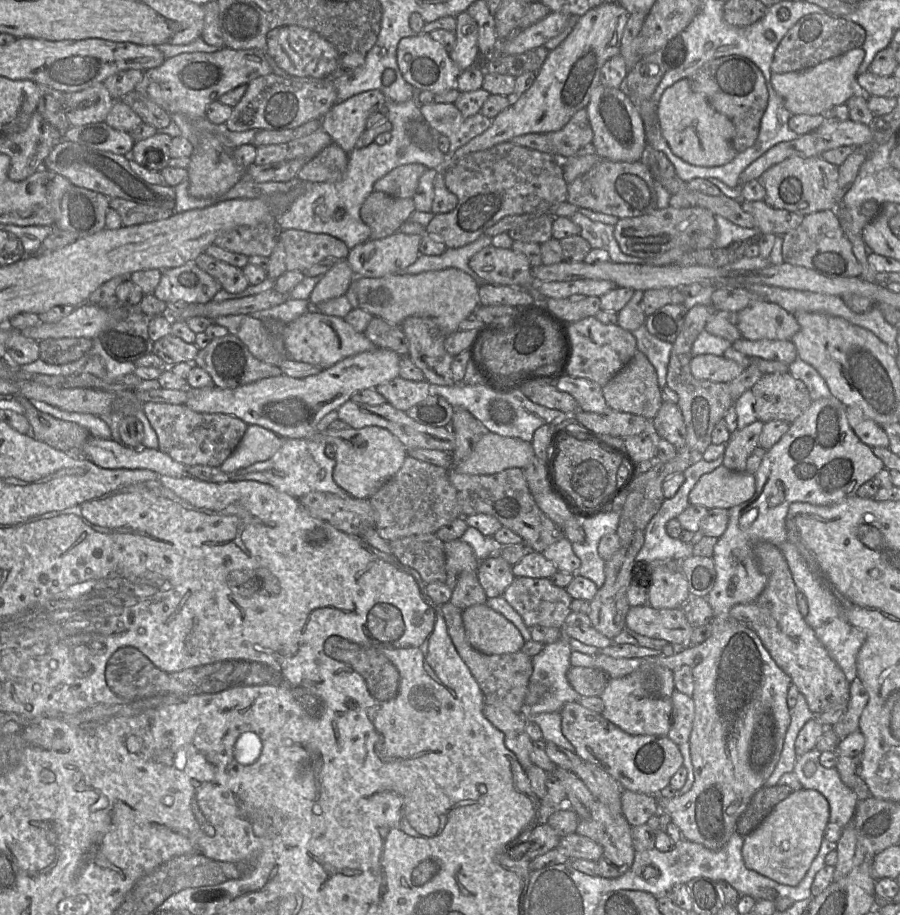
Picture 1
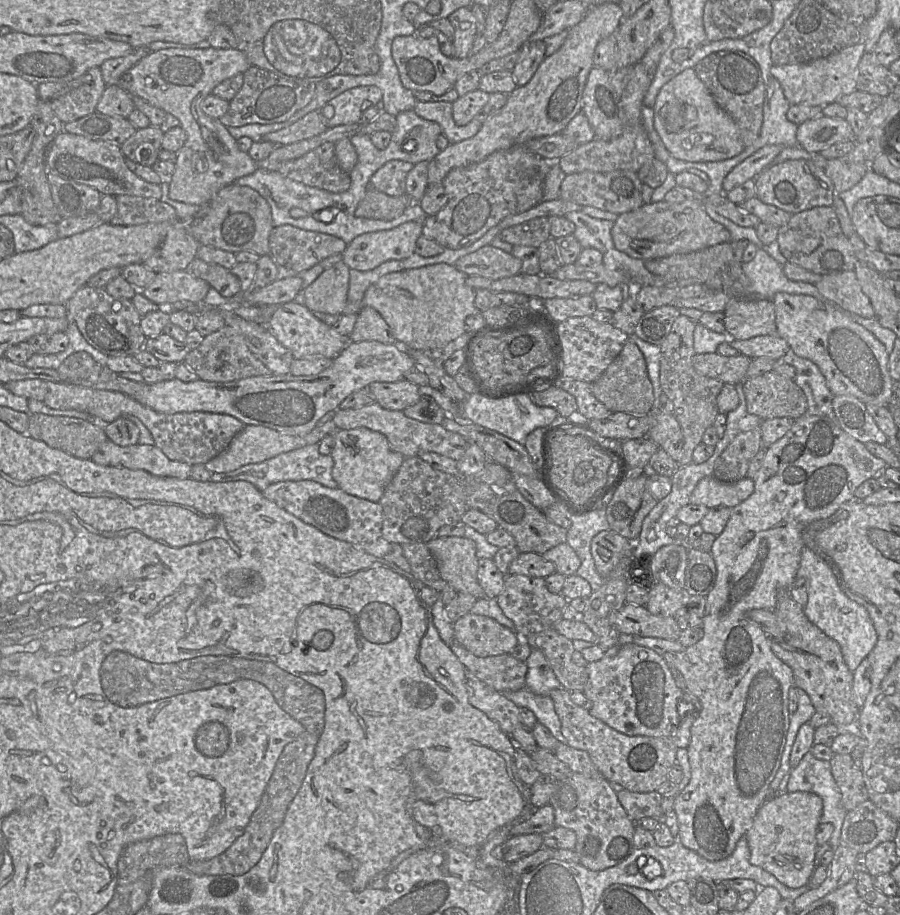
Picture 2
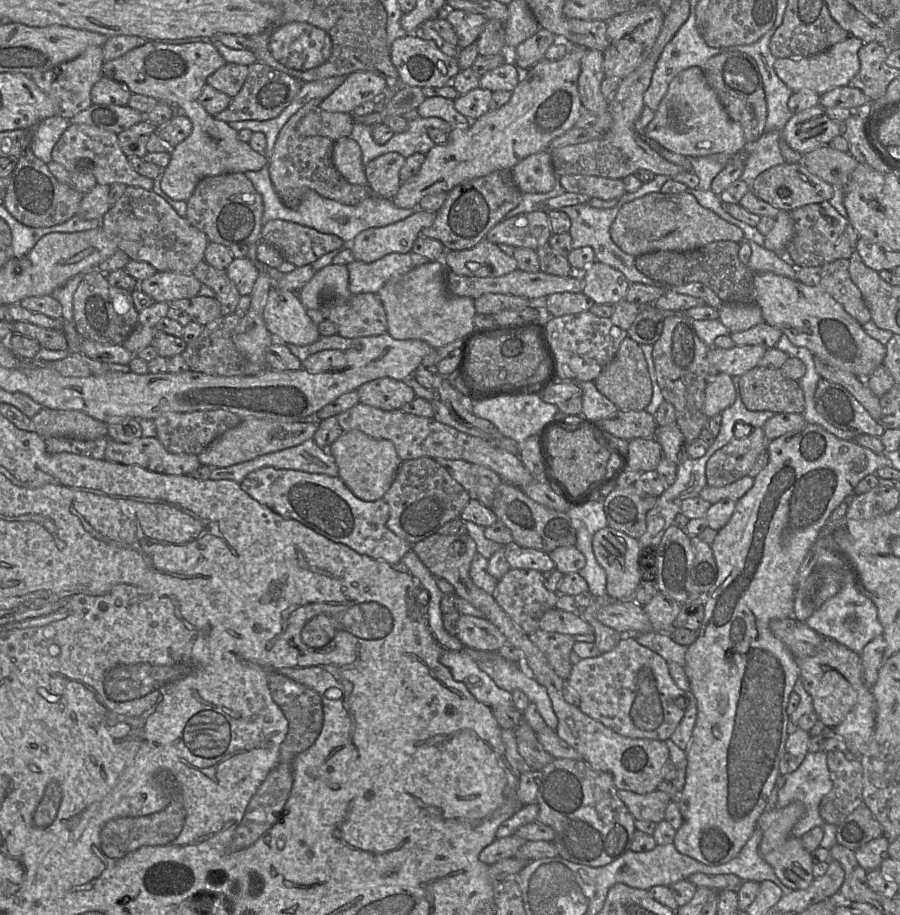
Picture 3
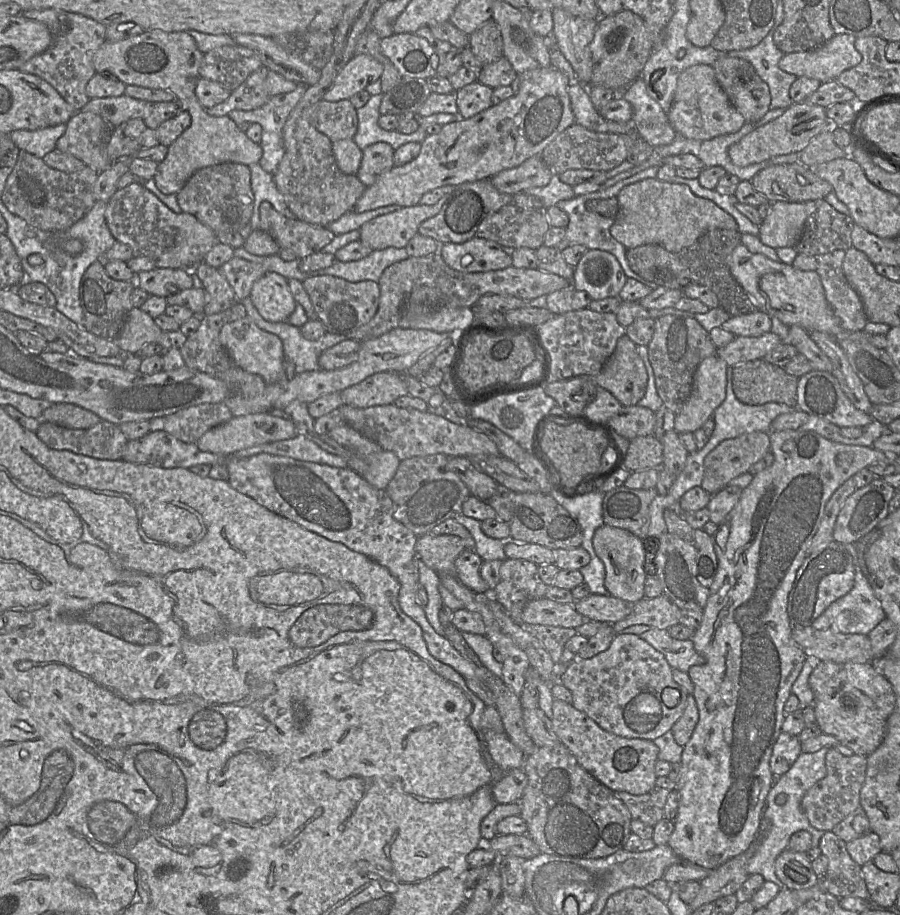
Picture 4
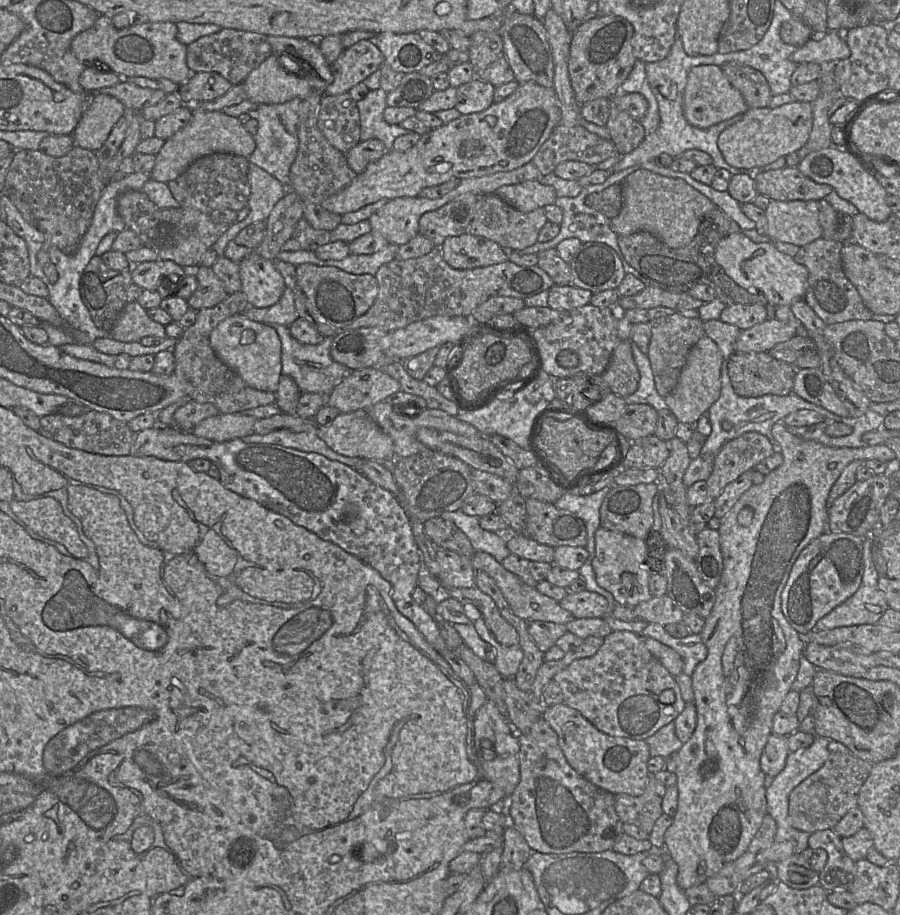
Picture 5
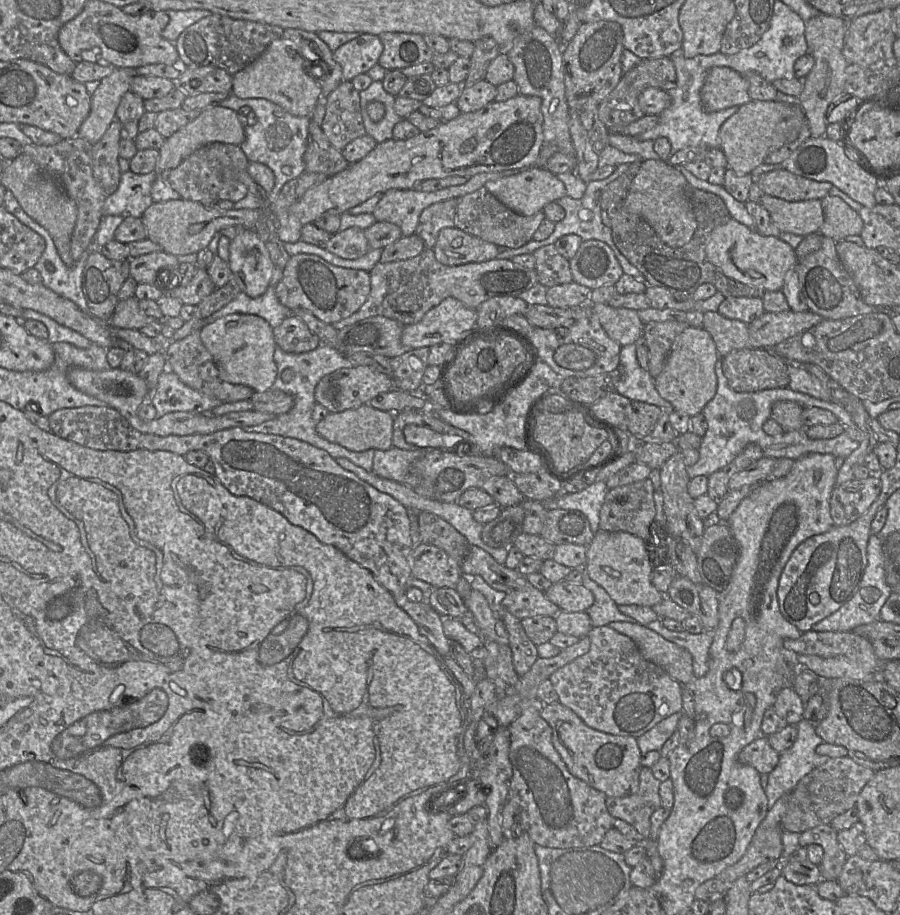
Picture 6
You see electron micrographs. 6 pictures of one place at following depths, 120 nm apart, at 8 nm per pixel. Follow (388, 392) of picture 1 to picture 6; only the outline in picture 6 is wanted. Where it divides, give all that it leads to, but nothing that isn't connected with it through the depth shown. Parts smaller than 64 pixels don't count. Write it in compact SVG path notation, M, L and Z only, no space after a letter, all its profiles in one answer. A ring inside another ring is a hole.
M358 365L351 368L341 368L324 376L315 388L315 401L330 413L339 413L349 409L357 409L369 404L370 400L380 393L394 388L392 378L368 366Z

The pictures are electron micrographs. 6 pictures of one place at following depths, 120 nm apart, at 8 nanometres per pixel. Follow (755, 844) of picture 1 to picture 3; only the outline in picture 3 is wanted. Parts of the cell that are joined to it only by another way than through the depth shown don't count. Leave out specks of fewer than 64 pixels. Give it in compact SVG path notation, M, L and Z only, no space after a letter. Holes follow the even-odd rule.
M800 801L770 811L764 810L757 820L757 826L762 831L759 853L762 858L773 868L774 874L780 882L793 890L803 890L809 887L814 880L812 875L811 854L803 847L800 838L793 837L793 826L804 816L805 806Z

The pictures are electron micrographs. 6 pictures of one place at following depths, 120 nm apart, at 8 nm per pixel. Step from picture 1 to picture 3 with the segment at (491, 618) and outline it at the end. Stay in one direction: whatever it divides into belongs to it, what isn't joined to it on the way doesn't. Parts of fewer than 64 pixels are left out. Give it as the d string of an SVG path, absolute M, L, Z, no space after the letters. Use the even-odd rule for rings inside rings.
M471 615L459 617L456 637L463 646L480 651L497 652L507 643L505 636L488 619Z

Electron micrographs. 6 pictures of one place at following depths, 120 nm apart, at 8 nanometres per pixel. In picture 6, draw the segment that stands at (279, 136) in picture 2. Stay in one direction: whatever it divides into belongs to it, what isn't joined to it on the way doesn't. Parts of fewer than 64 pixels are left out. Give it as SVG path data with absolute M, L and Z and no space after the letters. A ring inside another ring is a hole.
M343 81L325 97L326 112L321 129L339 151L356 138L366 135L360 93L351 81Z

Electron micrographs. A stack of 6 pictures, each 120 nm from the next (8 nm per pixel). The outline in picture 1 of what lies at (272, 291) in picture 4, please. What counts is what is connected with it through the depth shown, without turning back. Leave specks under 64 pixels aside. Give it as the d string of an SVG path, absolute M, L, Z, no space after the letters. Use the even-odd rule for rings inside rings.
M308 311L287 324L283 332L283 341L289 358L322 369L327 369L345 358L377 348L364 333L355 331L344 318L327 316L317 311Z

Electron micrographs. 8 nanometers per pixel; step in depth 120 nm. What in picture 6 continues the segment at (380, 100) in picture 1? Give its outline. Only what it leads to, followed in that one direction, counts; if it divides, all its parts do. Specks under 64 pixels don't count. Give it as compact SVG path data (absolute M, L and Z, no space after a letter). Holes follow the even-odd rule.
M362 33L340 46L333 56L342 68L343 81L352 81L376 65L382 51L383 44L378 35Z

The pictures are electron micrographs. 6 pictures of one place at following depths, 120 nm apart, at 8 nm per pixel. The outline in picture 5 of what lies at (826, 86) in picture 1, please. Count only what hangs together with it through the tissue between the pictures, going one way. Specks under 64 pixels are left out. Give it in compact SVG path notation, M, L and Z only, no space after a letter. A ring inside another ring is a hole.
M827 31L814 33L803 46L791 55L796 64L801 63L836 63L850 56L850 49L843 37L843 32Z

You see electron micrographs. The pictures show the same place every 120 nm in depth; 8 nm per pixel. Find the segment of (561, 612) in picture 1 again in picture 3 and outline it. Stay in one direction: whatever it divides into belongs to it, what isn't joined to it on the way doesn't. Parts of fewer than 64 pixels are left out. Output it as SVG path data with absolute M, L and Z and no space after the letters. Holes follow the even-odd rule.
M509 569L497 582L494 599L505 613L527 635L539 629L539 622L545 612L555 608L559 595L545 588L542 572L533 569Z

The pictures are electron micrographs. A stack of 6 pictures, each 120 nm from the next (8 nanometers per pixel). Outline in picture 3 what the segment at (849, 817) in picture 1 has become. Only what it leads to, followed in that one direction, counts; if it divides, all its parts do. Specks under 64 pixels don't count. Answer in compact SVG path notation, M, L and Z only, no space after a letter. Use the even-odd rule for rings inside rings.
M824 751L808 752L799 767L785 776L784 785L779 789L777 795L776 807L783 808L794 801L800 801L805 806L804 816L793 826L791 835L801 838L806 832L814 827L821 827L824 835L820 843L820 847L830 849L836 844L837 826L826 823L820 816L819 805L821 799L832 788L832 782L827 766L827 753Z

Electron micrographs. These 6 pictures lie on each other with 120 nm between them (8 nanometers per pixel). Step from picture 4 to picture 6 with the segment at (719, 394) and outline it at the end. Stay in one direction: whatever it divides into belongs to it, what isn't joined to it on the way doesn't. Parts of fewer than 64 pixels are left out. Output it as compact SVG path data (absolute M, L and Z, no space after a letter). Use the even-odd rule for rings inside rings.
M687 327L675 338L662 371L654 378L656 390L662 398L670 403L672 409L685 413L690 417L701 413L717 390L715 373L717 357L717 347L711 335L704 328Z

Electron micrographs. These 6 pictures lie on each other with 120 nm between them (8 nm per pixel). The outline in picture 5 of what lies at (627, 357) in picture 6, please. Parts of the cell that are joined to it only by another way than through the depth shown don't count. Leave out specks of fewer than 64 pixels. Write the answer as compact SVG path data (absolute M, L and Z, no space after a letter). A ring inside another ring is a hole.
M631 342L631 350L639 370L640 379L637 390L625 398L626 404L648 404L657 411L667 408L665 398L656 390L648 355L641 352L633 342Z

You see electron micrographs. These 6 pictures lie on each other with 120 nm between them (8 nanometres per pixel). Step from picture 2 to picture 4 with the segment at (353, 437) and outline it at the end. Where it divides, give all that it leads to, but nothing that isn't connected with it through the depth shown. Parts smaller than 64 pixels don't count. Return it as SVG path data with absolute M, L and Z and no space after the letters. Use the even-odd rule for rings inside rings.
M382 450L376 454L361 455L367 459L367 471L362 477L377 489L386 489L395 476L400 460L392 451Z

